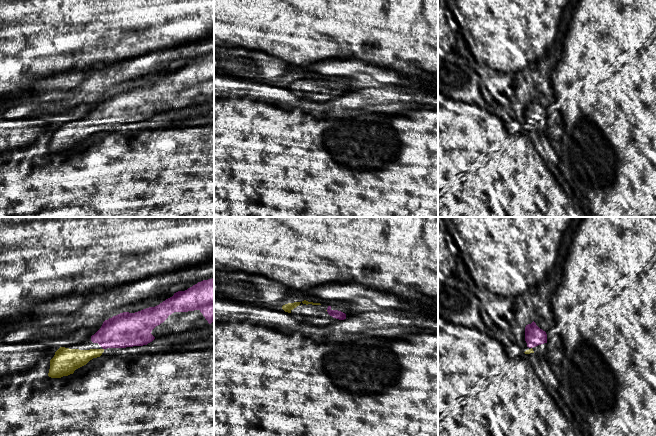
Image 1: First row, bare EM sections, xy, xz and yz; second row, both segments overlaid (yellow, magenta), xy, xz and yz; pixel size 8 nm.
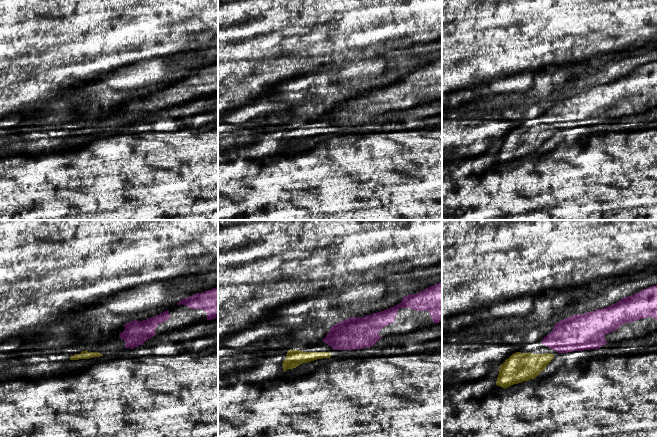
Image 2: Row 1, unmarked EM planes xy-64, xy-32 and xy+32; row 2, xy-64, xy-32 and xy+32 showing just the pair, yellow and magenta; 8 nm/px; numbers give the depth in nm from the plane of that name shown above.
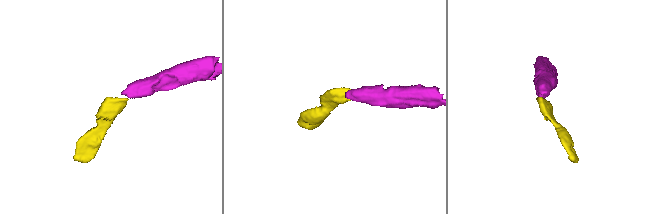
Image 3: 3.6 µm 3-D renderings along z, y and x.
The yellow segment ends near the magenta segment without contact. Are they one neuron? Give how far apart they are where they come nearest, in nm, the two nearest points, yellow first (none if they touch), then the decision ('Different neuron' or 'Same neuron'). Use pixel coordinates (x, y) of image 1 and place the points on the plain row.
Distance 0 nm. Same neuron

